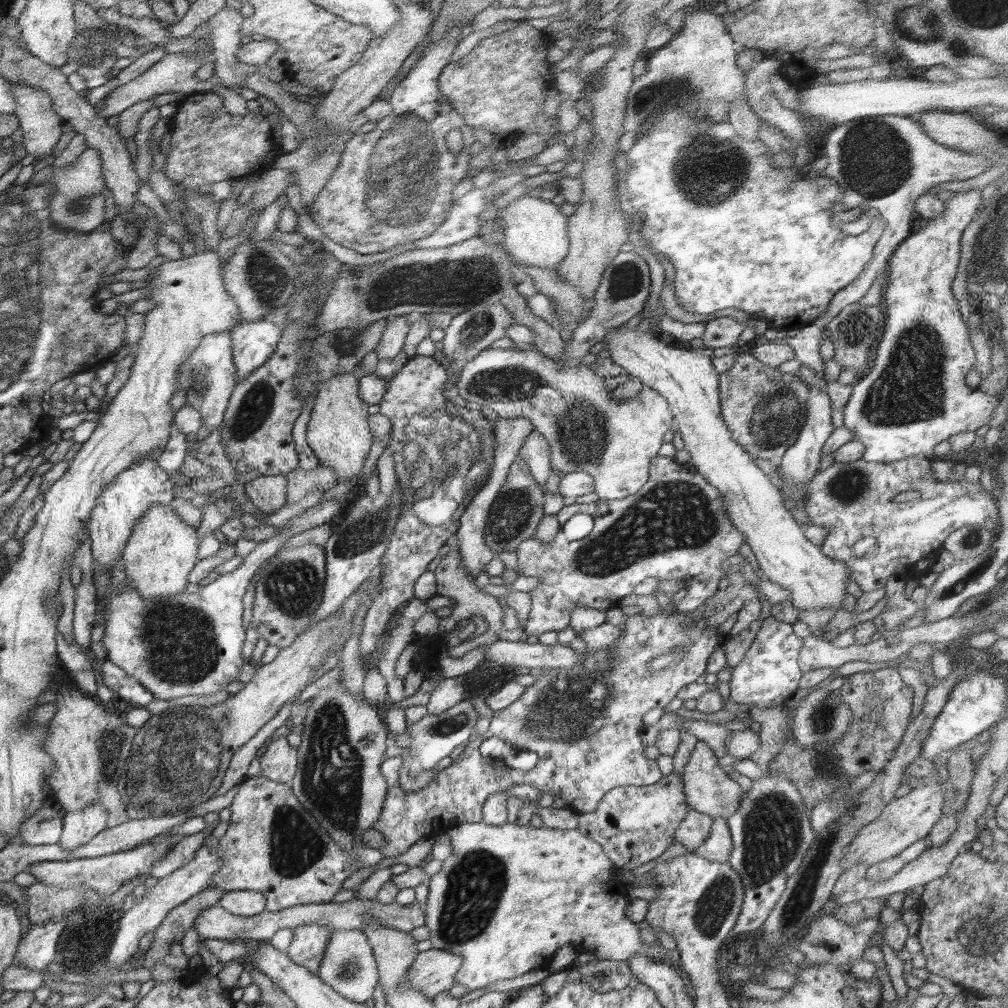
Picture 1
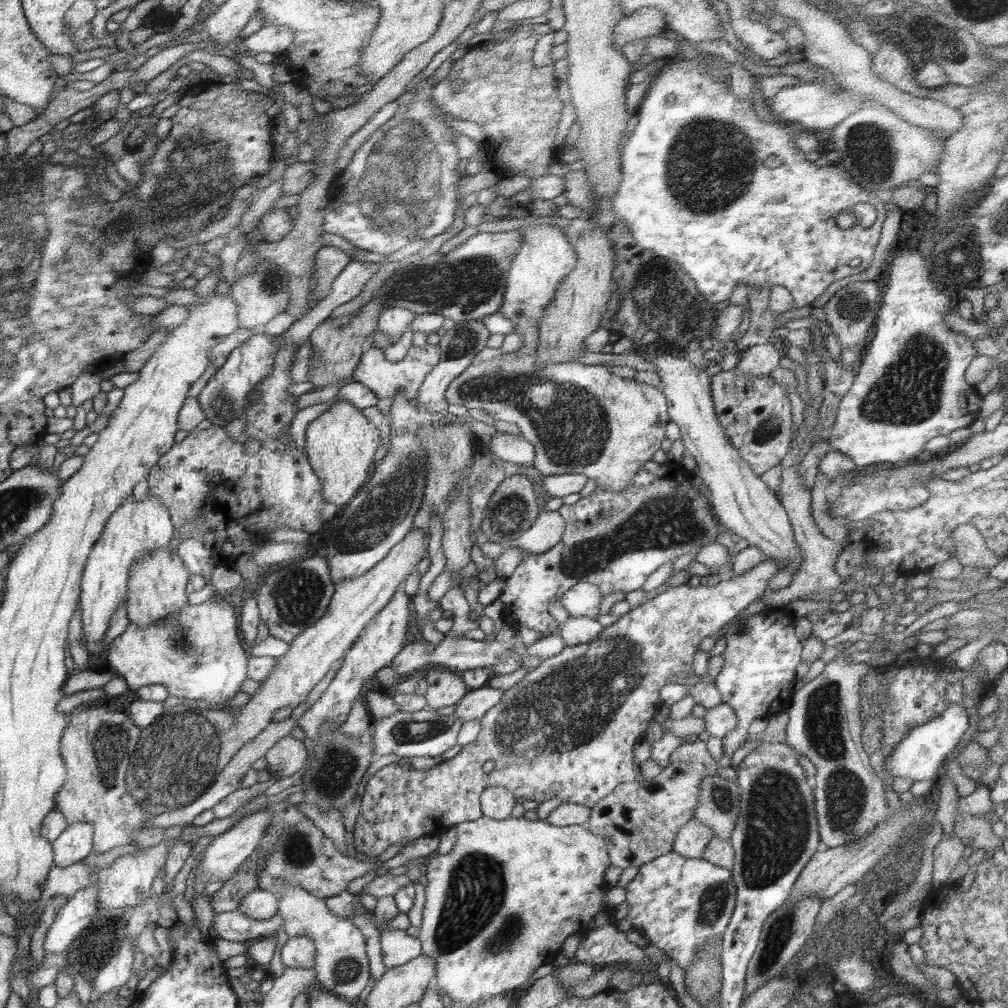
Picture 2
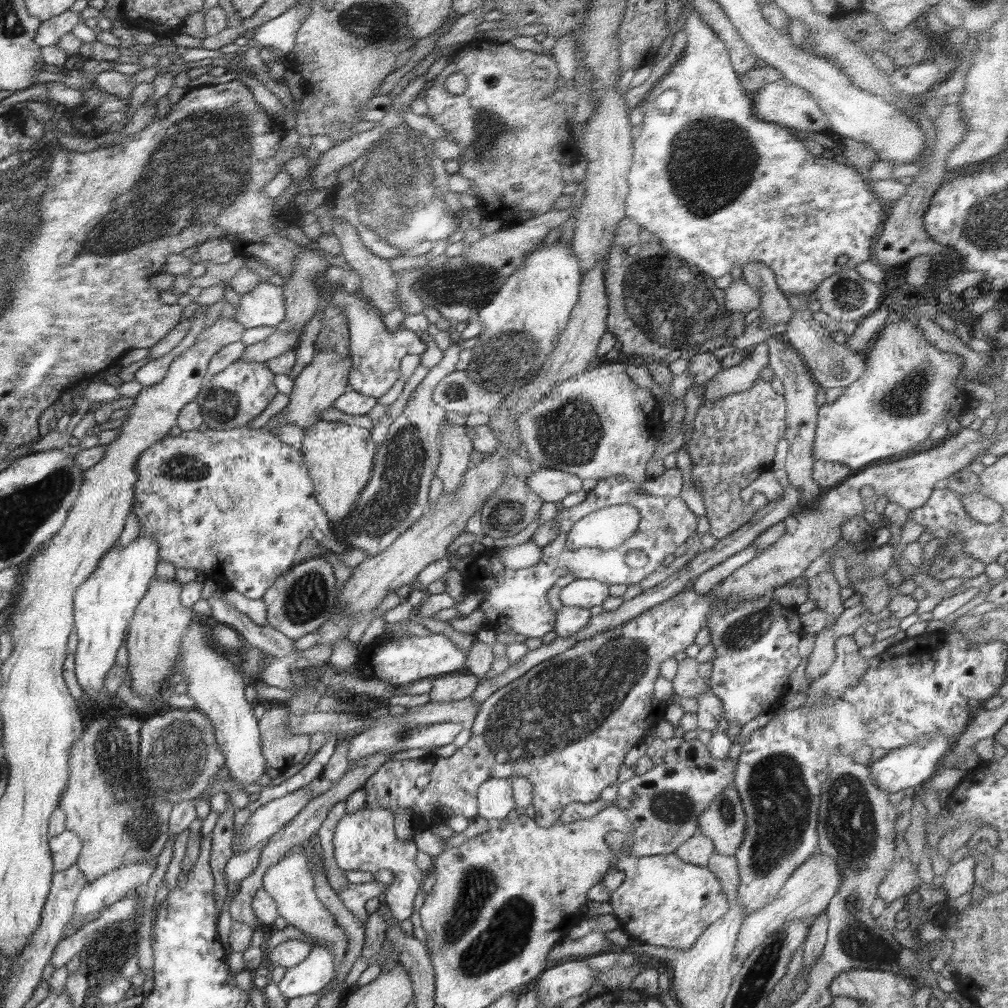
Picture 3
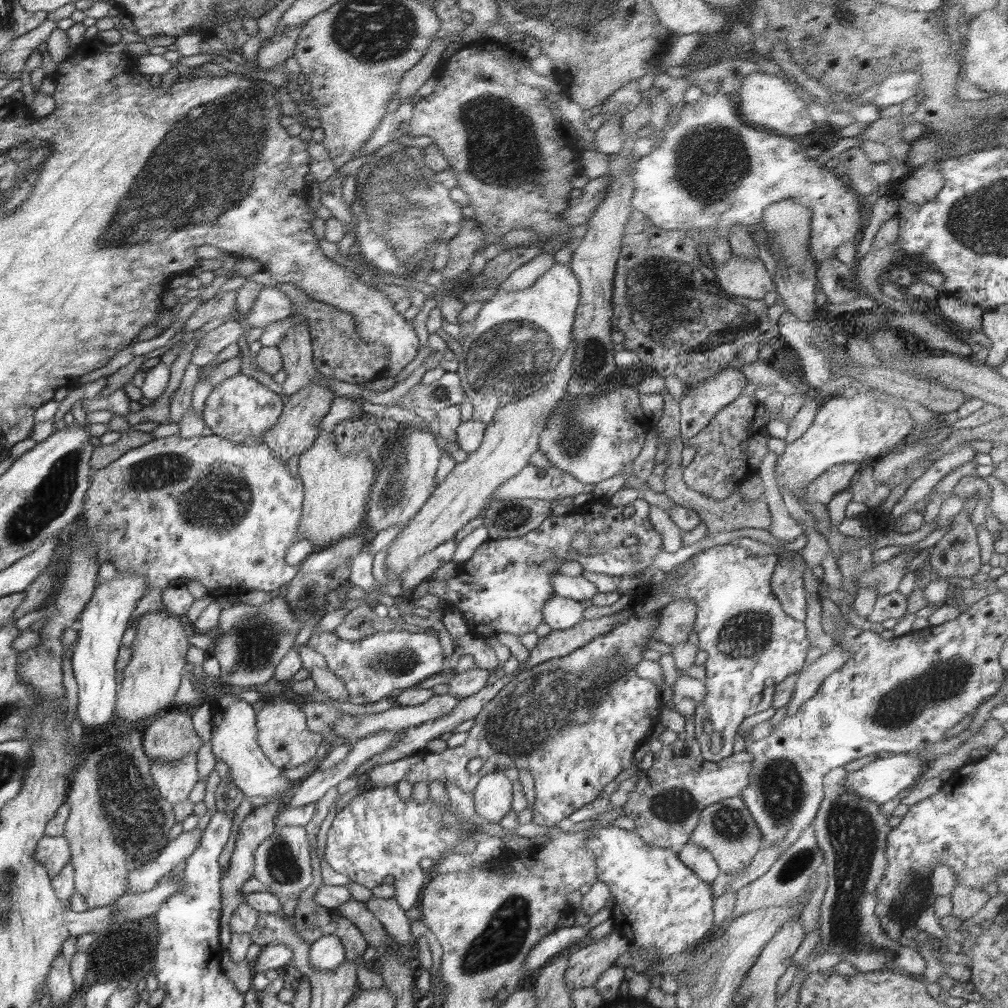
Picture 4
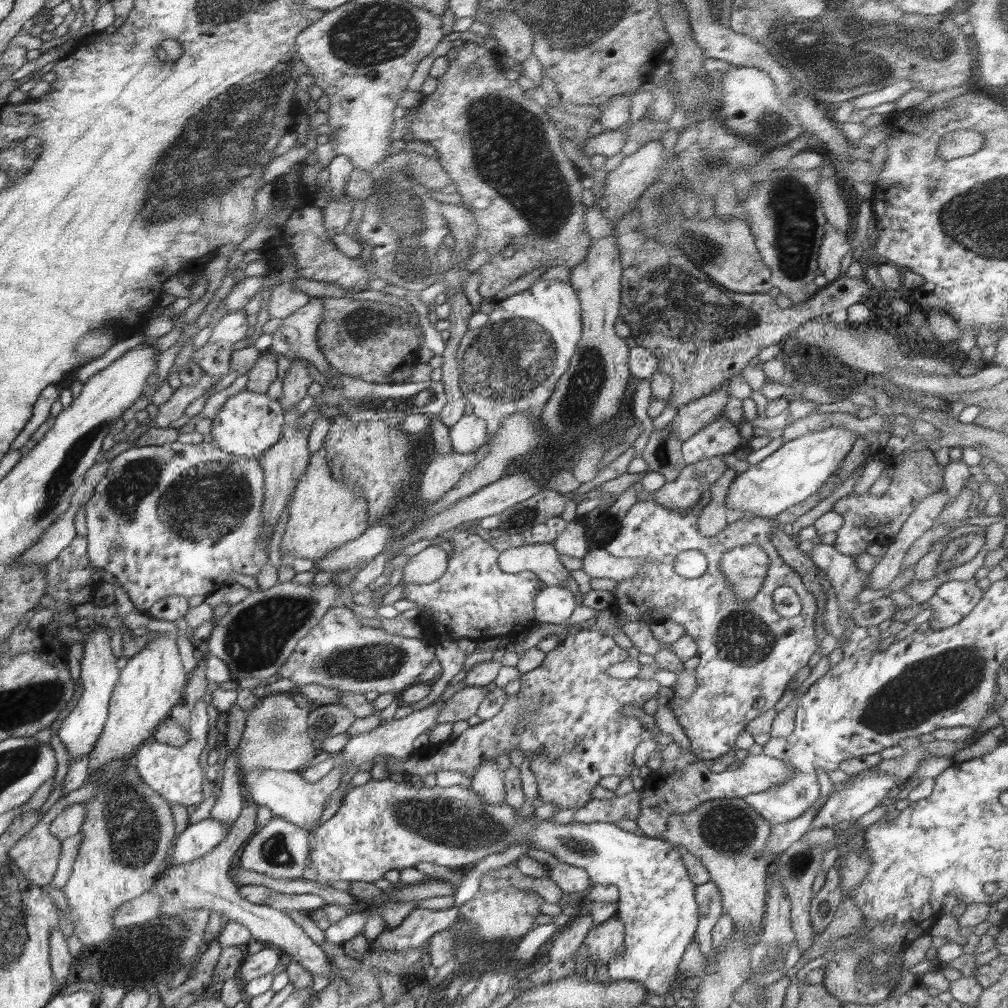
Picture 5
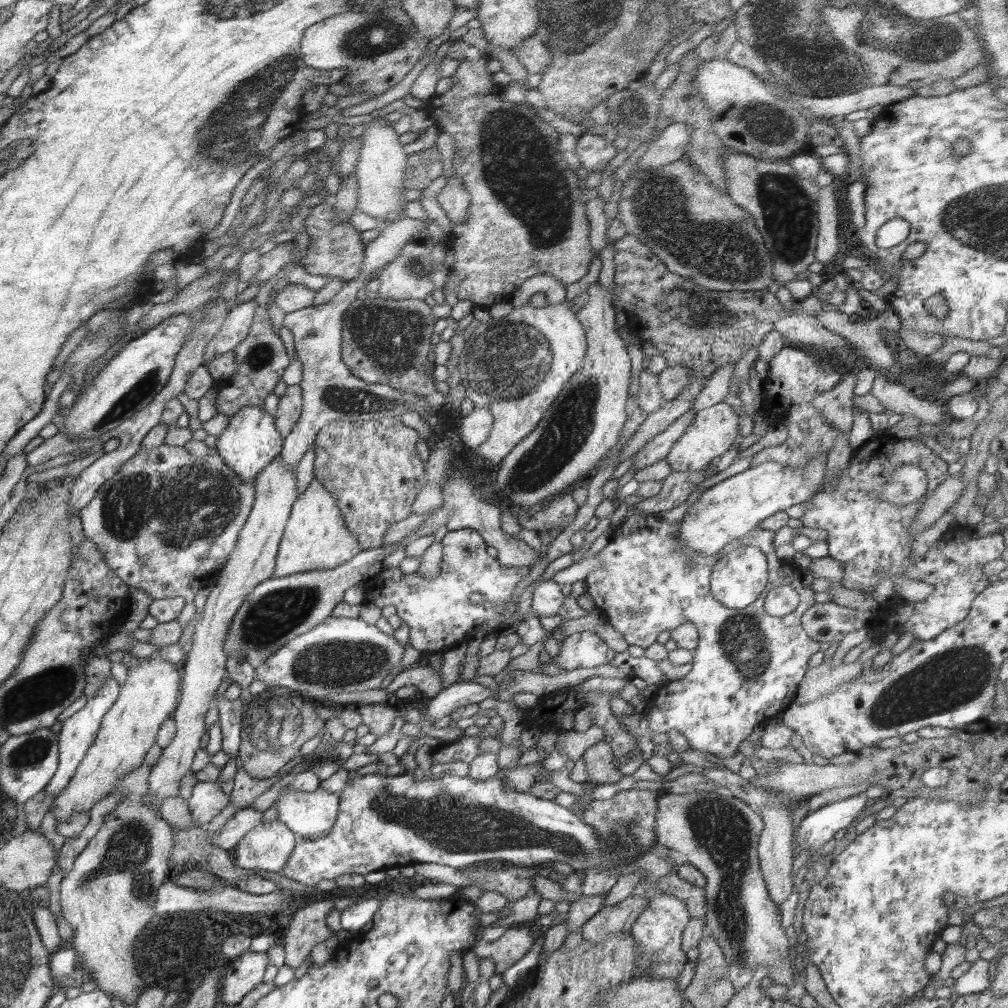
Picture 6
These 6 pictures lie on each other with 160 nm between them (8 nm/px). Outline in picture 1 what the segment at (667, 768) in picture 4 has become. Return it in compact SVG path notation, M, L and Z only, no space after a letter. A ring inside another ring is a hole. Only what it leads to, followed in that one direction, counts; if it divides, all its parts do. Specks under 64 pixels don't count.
M672 771L656 784L610 790L594 812L579 815L576 829L602 845L615 869L632 870L660 858L670 848L675 832L689 809L683 795L682 777Z

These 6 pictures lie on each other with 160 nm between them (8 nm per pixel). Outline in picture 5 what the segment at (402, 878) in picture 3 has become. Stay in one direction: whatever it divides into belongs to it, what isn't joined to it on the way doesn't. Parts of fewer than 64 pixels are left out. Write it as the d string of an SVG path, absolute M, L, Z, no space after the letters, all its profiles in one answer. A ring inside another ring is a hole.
M387 777L384 780L371 780L364 786L351 787L346 798L344 798L342 805L338 811L324 824L316 827L314 832L309 833L309 860L308 864L304 867L303 878L312 880L320 884L332 884L336 880L346 880L350 883L368 883L373 884L375 881L384 878L384 874L388 870L402 870L404 868L414 868L417 862L431 862L440 866L451 867L452 869L470 869L475 866L482 858L488 854L502 852L510 848L512 844L531 840L531 846L536 850L544 850L550 852L555 856L559 862L565 862L570 866L576 868L583 868L588 874L592 884L614 885L619 890L618 897L618 910L617 915L623 920L625 924L625 939L621 955L616 955L613 959L609 960L608 972L613 981L617 980L631 980L642 983L647 990L654 992L654 994L666 996L670 988L674 987L674 981L678 976L679 964L682 962L682 957L686 946L696 938L696 928L699 919L698 903L695 899L695 886L694 881L690 878L688 869L683 863L682 855L684 850L676 844L666 842L660 838L641 837L629 831L624 831L615 824L608 823L579 823L571 821L567 824L559 825L554 819L545 819L542 821L536 820L534 814L532 817L520 817L518 810L505 802L502 804L484 804L478 797L476 792L468 790L464 786L452 786L451 788L440 788L440 786L432 786L432 788L414 788L408 782L394 782L394 780Z

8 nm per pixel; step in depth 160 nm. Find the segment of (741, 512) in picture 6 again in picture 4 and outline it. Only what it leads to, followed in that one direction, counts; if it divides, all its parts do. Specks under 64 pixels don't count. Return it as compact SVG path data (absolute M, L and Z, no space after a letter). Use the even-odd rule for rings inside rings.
M858 393L854 397L832 396L820 405L815 419L807 428L807 431L794 442L787 443L783 454L777 456L775 476L781 494L784 490L795 494L801 488L806 488L819 474L826 472L828 468L844 463L864 462L866 457L880 457L888 454L898 445L905 443L906 437L912 432L918 432L917 423L913 421L907 410L894 410L892 406L884 401L878 401L870 393Z

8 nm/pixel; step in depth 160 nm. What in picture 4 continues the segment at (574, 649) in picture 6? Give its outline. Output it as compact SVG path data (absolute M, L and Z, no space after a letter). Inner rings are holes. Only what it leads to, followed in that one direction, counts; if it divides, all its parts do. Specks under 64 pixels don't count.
M658 611L644 617L632 616L628 623L597 636L590 644L583 645L568 656L523 670L484 705L482 713L473 720L474 725L463 746L448 747L439 754L420 752L394 762L377 764L367 772L372 789L394 788L402 780L411 784L426 782L428 786L438 780L443 786L448 782L468 794L474 794L474 788L485 774L512 767L518 770L525 768L535 780L536 802L532 822L538 826L557 826L564 818L603 796L604 787L622 770L630 767L635 751L650 738L659 722L663 706L659 688L652 681L636 675L636 668L643 660L642 653L648 650L647 641L653 639L659 616ZM472 758L481 758L483 762L477 774L470 774L466 770L466 764Z

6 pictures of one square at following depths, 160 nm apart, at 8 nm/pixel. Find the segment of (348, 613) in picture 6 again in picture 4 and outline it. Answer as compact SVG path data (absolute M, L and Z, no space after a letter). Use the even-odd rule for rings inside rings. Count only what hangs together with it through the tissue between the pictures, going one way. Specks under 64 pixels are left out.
M639 495L635 501L627 507L614 507L610 499L593 498L585 505L577 508L574 513L567 515L548 515L538 529L527 532L523 536L511 539L486 539L470 556L469 560L461 562L456 567L456 576L447 577L444 580L432 579L422 581L415 589L412 589L412 596L415 600L425 594L435 594L439 600L445 600L449 603L449 608L459 610L468 625L472 634L476 637L496 637L497 634L526 634L532 632L543 622L542 607L543 604L551 599L555 594L551 583L551 574L559 570L560 564L564 561L578 561L583 570L595 574L608 574L619 578L624 574L636 574L642 572L649 566L649 562L655 554L664 551L662 548L662 539L660 533L654 529L648 519L650 510L649 503ZM577 530L583 530L585 536L591 540L591 553L582 554L580 551L571 547L573 534ZM626 533L633 533L637 536L637 544L620 545L620 538Z

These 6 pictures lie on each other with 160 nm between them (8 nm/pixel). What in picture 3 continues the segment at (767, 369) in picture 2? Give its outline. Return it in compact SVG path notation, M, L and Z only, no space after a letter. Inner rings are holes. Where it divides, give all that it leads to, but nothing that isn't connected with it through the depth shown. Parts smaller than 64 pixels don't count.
M764 342L754 345L740 364L721 369L706 382L703 403L752 388L753 383L760 379L758 374L768 363L769 346Z

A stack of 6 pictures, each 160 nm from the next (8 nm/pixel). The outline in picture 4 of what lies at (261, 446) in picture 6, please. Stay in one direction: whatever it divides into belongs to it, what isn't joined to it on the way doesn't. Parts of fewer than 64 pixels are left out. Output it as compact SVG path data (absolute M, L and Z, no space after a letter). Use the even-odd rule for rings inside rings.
M238 373L232 378L223 380L216 385L206 399L206 407L203 411L205 426L212 429L213 434L225 437L240 445L251 436L262 437L275 426L285 400L280 395L264 387L262 383L253 377Z

